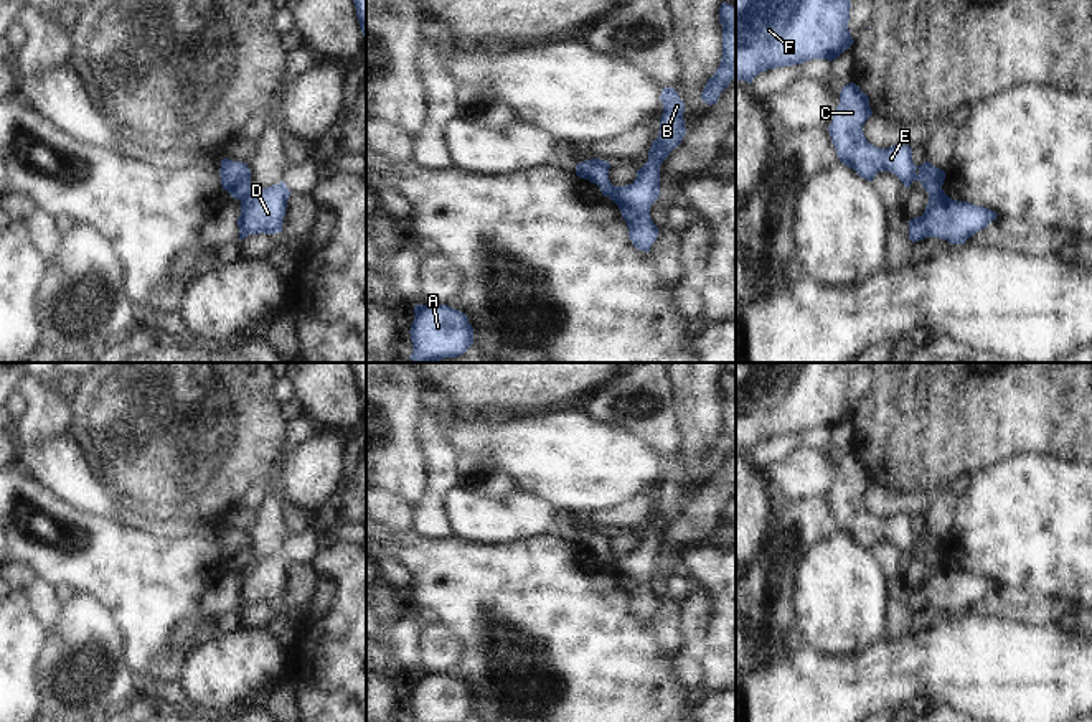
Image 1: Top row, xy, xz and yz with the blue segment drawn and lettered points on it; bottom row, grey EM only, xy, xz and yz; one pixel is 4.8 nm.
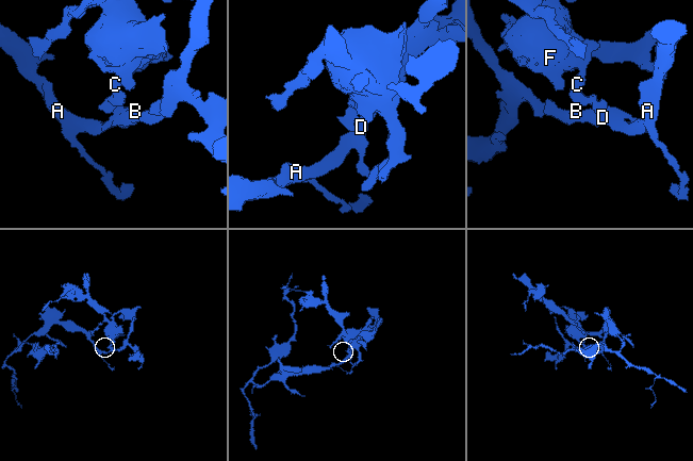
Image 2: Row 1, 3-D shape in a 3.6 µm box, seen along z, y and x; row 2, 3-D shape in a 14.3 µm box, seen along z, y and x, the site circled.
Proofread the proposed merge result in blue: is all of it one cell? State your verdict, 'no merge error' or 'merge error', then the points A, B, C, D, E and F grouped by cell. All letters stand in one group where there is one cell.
merge error | A B D / C E F

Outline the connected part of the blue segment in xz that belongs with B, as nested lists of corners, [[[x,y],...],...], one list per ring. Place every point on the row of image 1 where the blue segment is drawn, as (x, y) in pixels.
[[[663,87],[660,101],[663,102],[660,134],[647,153],[648,162],[637,170],[637,178],[630,185],[615,186],[609,195],[628,226],[628,237],[633,247],[645,252],[650,252],[658,237],[658,227],[650,218],[650,208],[660,196],[660,165],[681,143],[686,134],[685,102],[675,87]]]

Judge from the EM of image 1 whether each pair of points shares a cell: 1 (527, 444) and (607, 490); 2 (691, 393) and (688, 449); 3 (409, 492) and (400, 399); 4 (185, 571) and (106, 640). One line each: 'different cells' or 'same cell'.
1: same cell
2: same cell
3: same cell
4: different cells

